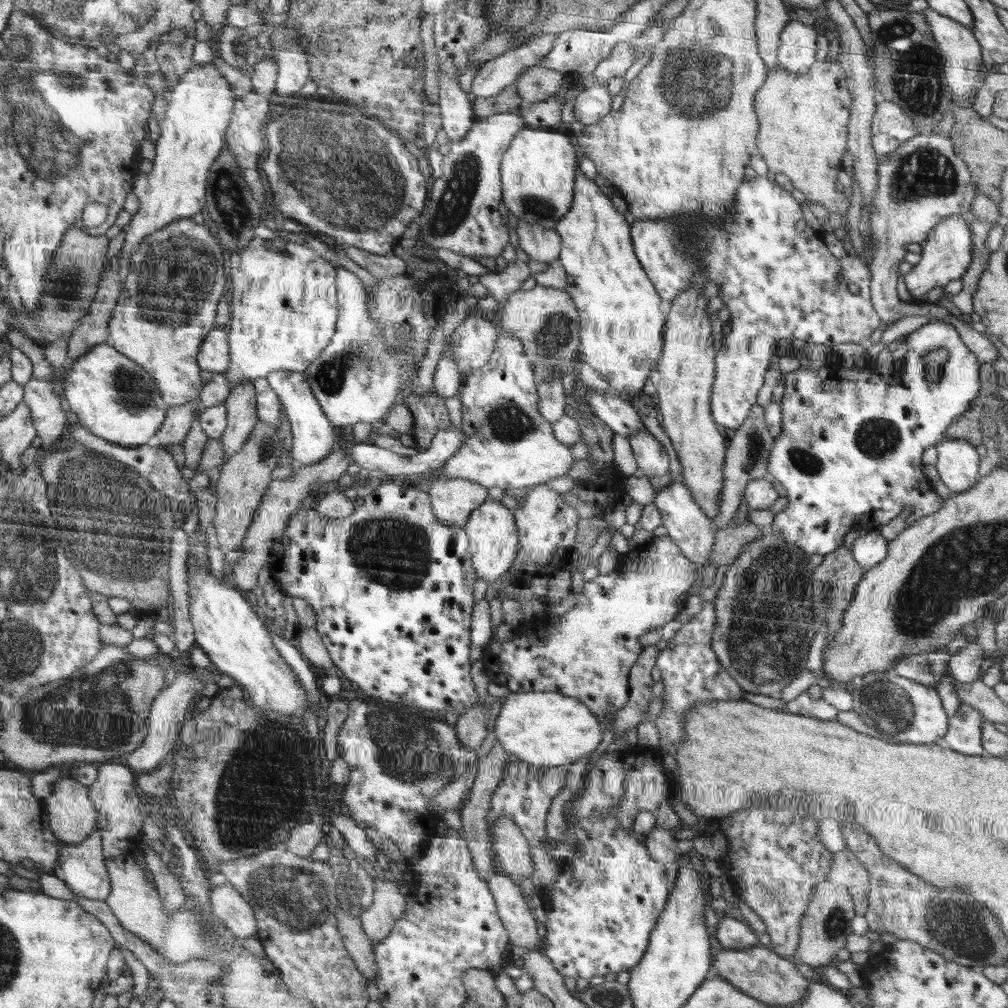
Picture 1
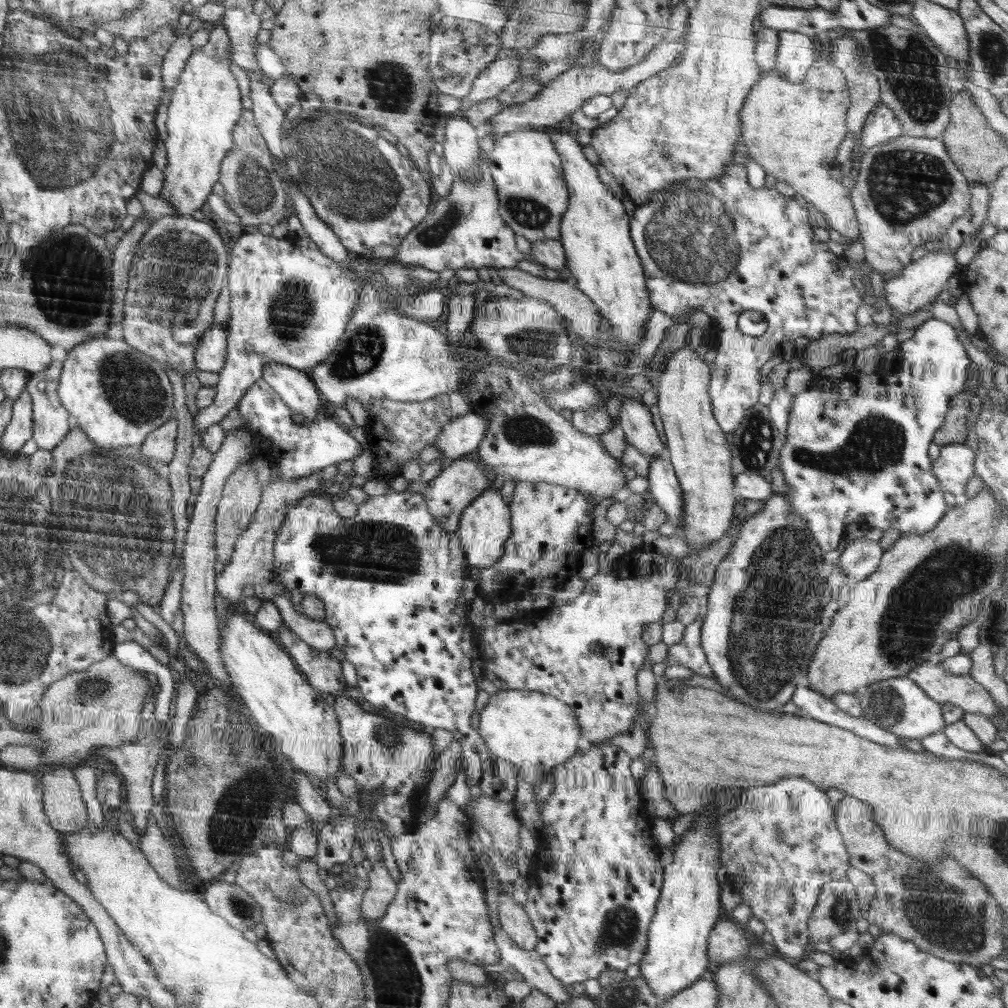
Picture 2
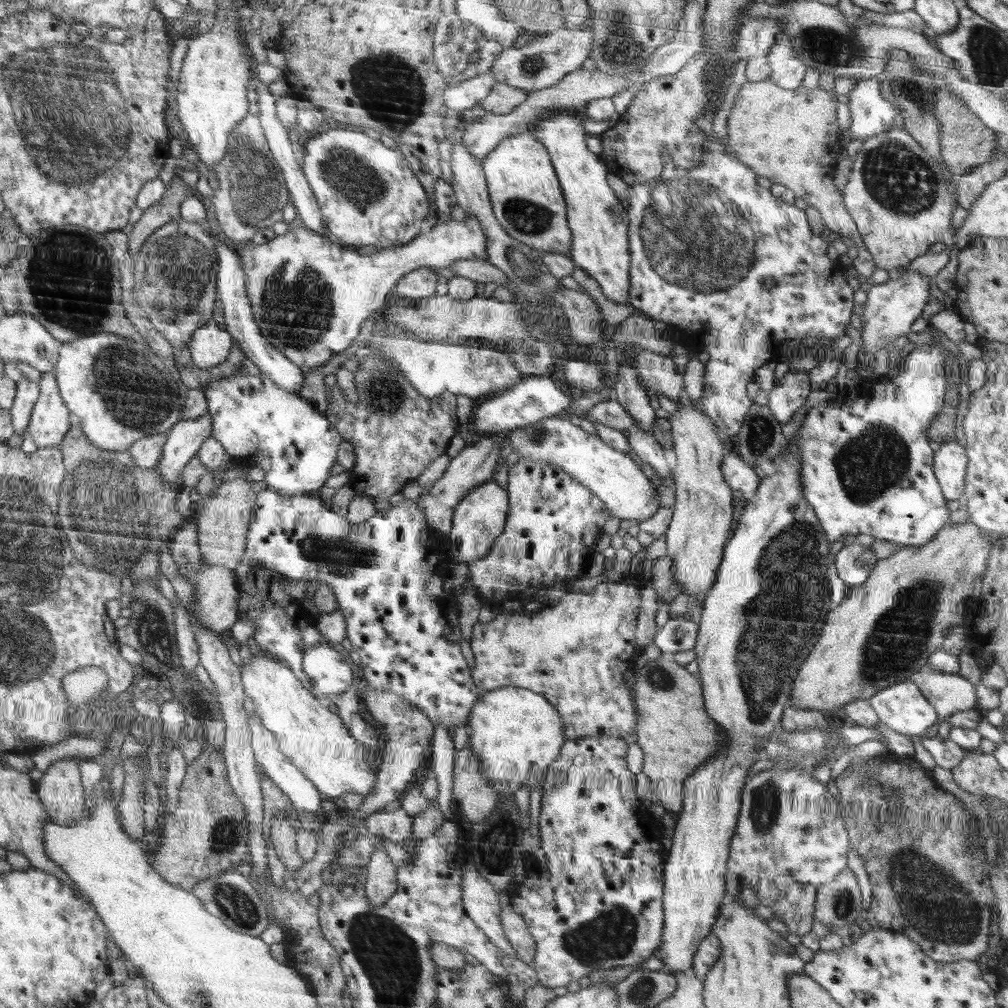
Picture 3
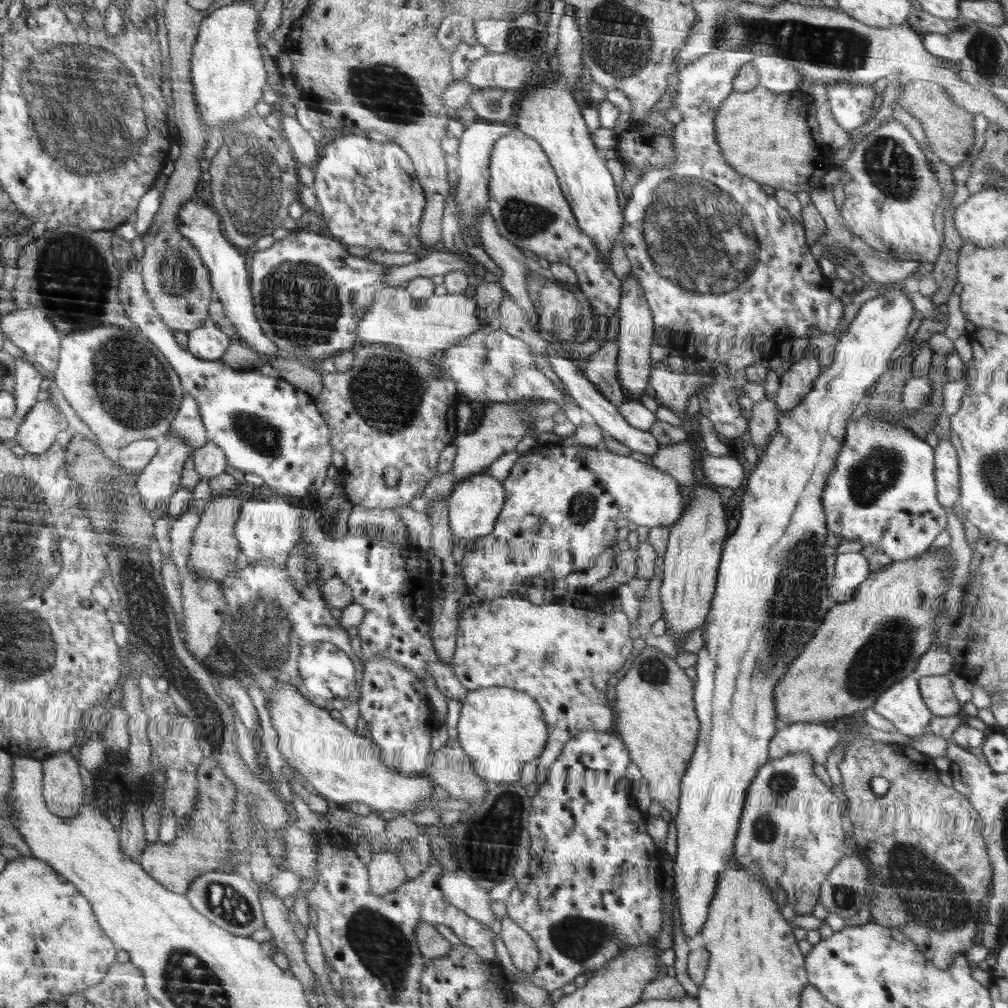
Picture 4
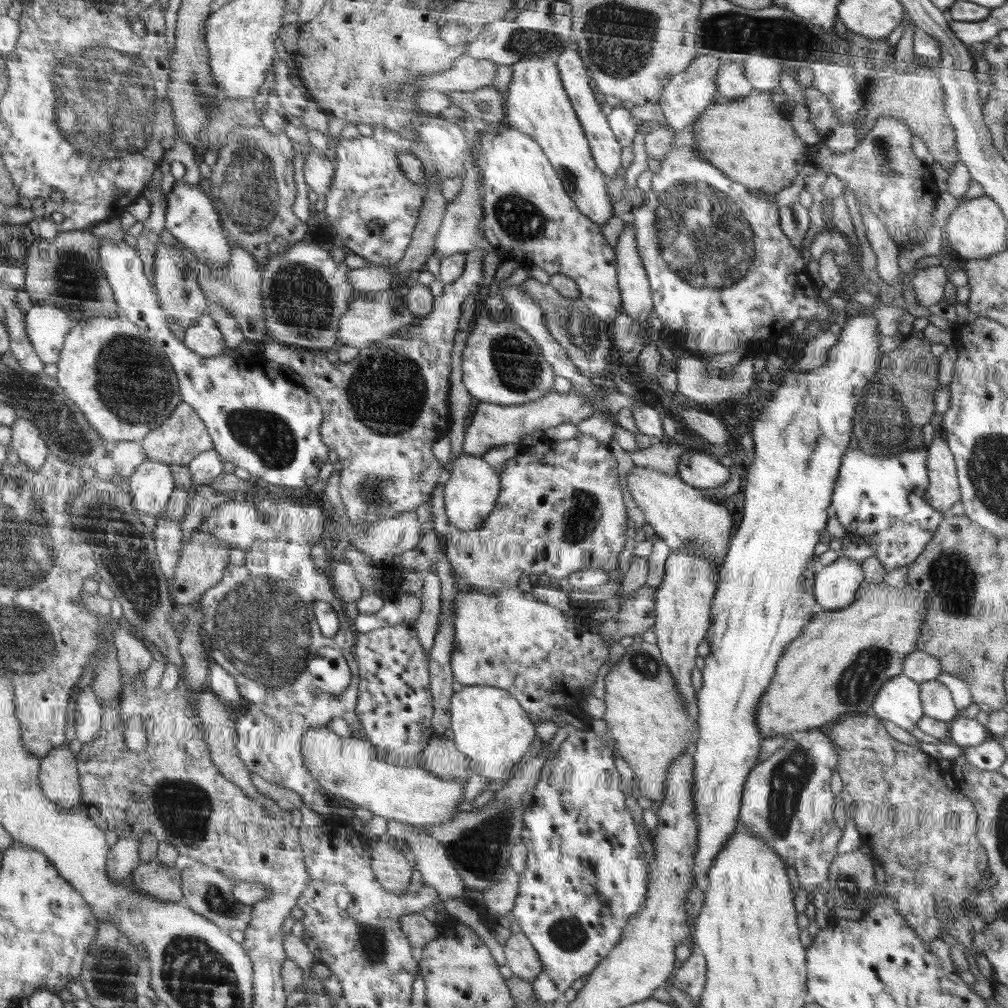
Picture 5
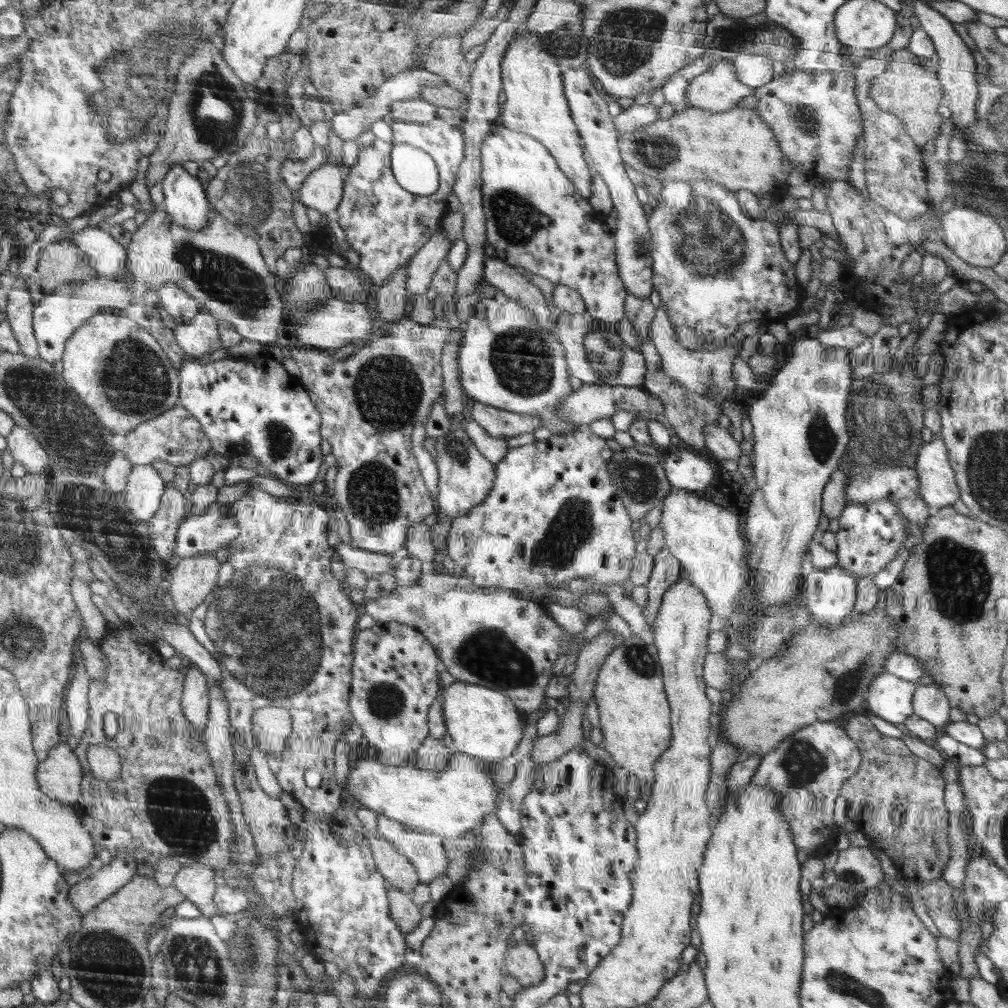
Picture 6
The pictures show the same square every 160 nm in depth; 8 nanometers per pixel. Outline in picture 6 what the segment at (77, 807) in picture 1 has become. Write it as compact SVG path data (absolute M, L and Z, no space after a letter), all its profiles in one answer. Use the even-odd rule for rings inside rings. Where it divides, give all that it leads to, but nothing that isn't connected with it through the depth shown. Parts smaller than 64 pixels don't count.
M68 743L57 744L38 767L37 783L41 791L58 803L74 806L74 802L81 798L80 764Z

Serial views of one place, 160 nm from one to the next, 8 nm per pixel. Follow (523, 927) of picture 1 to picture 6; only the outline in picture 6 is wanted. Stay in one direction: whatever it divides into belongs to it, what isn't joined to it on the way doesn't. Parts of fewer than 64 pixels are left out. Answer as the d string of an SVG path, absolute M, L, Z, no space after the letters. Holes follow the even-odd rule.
M527 940L512 946L505 956L506 973L512 976L523 988L534 987L545 980L545 965L540 954Z

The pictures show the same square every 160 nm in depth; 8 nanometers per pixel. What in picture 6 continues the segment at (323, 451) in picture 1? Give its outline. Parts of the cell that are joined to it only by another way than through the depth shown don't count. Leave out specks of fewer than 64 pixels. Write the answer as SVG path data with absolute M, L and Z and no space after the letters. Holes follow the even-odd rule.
M180 163L173 164L161 181L164 193L162 208L186 229L197 231L207 225L209 200L202 184L190 176Z

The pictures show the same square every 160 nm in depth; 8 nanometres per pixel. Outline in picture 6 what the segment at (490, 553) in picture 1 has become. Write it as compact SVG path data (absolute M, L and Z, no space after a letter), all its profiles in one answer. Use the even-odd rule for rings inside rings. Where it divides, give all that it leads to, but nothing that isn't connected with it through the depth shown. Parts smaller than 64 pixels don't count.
M456 421L456 430L444 436L435 437L434 462L438 471L437 512L452 518L466 516L473 508L478 507L490 494L495 480L495 465L480 454L472 439L466 434L463 421Z

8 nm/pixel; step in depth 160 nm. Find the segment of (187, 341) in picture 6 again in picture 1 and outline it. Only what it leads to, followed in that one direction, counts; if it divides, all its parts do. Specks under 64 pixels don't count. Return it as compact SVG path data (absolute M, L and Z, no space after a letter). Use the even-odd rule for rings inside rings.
M218 327L209 333L210 340L201 344L202 356L198 356L198 364L213 374L227 372L232 358L228 358L229 340L226 340L226 332Z

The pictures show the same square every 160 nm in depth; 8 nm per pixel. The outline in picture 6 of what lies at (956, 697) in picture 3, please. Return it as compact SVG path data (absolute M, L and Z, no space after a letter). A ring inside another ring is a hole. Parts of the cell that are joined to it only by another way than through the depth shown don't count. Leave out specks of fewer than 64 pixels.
M936 684L918 686L913 694L913 714L943 729L948 723L951 709L948 697Z

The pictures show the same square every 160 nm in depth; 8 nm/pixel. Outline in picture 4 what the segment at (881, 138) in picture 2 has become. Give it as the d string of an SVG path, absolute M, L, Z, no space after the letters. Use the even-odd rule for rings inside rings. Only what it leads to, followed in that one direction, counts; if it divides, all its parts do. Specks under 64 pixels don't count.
M833 82L826 96L834 120L844 130L852 131L875 115L871 108L877 96L872 85Z

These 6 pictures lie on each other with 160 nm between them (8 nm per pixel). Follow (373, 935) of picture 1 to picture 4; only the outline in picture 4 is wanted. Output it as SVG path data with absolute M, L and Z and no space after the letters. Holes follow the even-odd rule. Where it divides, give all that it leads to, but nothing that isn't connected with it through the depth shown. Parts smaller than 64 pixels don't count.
M392 850L373 852L366 867L367 891L380 897L394 892L406 880L404 869Z

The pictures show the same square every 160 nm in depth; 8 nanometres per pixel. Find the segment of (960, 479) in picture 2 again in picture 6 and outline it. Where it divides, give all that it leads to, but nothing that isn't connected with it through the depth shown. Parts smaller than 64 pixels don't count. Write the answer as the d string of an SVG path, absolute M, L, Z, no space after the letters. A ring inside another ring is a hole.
M940 433L925 443L915 462L920 497L932 511L950 507L959 500L958 484L948 459L948 449Z

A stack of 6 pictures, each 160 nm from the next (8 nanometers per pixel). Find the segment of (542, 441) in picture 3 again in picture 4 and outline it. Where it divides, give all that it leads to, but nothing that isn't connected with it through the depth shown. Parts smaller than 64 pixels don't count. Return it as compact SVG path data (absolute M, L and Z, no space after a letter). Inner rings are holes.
M604 442L598 445L587 446L583 450L583 461L598 480L602 481L606 492L614 497L621 508L622 518L636 526L645 526L649 529L655 527L674 527L686 509L686 496L680 492L680 484L673 476L647 463L635 460L633 457L614 455L608 451Z

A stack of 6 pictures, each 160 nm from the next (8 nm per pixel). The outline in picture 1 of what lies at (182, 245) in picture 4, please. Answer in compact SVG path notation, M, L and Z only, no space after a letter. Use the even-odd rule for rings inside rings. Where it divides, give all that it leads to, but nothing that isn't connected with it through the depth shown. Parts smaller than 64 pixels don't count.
M191 218L178 219L174 223L167 224L165 227L152 232L152 234L146 235L145 238L141 240L136 251L132 252L128 258L122 283L123 286L122 293L120 293L120 299L118 299L109 320L110 336L113 347L153 374L158 388L161 390L161 395L167 403L179 405L196 400L202 390L202 378L200 378L200 372L202 372L202 370L200 370L198 364L196 364L196 354L200 352L200 347L205 336L214 328L214 318L217 318L217 307L220 306L218 300L222 298L222 294L224 294L224 284L226 284L224 254L222 254L222 248L216 244L216 238L208 232L207 226L198 226Z

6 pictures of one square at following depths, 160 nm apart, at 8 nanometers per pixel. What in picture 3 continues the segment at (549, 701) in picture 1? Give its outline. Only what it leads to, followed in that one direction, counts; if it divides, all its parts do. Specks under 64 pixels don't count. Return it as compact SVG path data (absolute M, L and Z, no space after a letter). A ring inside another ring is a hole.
M500 687L485 691L482 698L473 704L473 711L467 720L467 730L470 734L468 747L475 752L482 761L482 770L488 779L512 783L513 788L534 776L538 768L548 772L550 764L554 763L561 752L566 740L564 735L564 721L554 704L550 704L541 693L532 692L527 688Z

